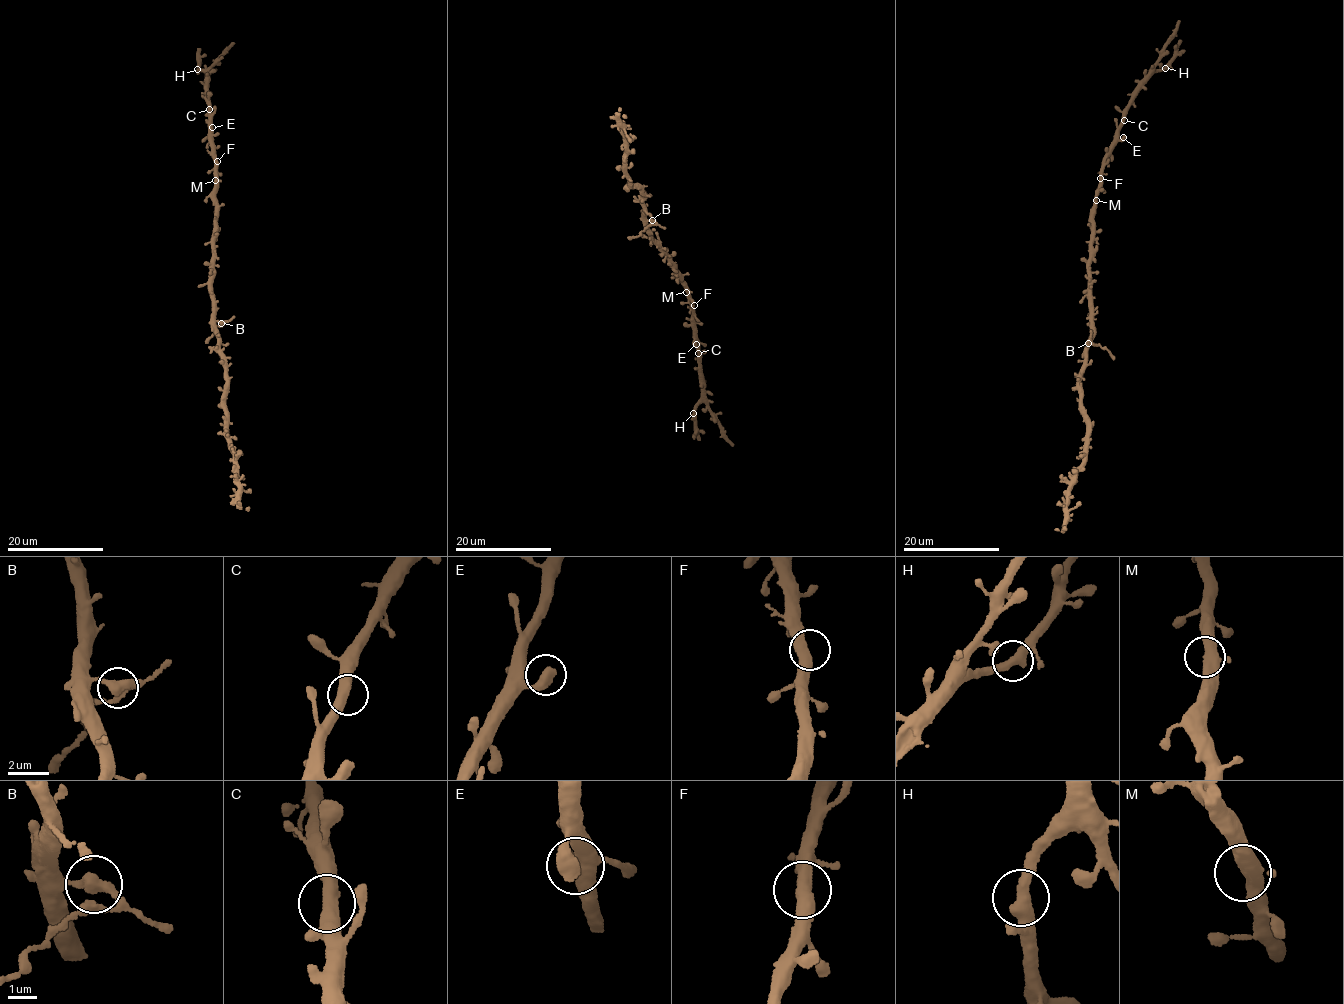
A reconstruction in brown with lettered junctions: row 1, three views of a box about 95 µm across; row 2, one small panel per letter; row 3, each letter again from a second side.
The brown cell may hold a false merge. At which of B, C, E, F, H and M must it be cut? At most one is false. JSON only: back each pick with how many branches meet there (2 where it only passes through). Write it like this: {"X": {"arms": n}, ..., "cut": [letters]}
{"cut": []}

